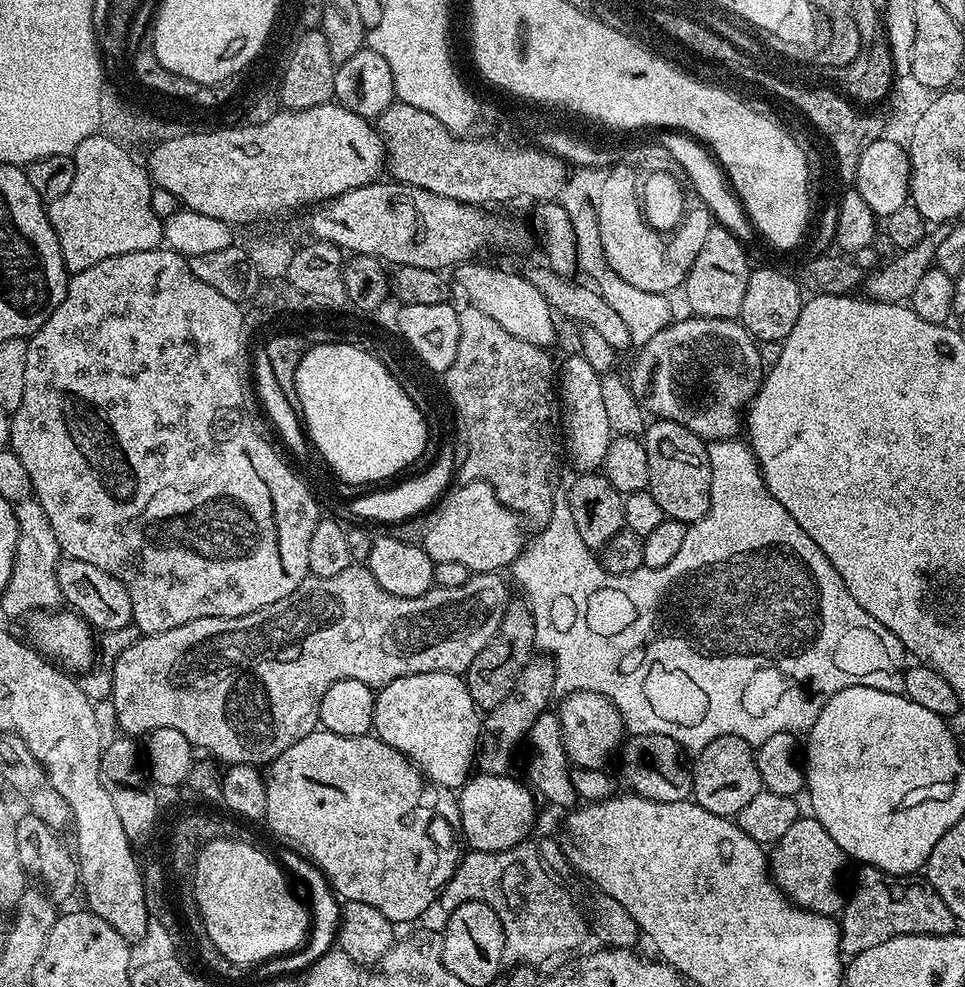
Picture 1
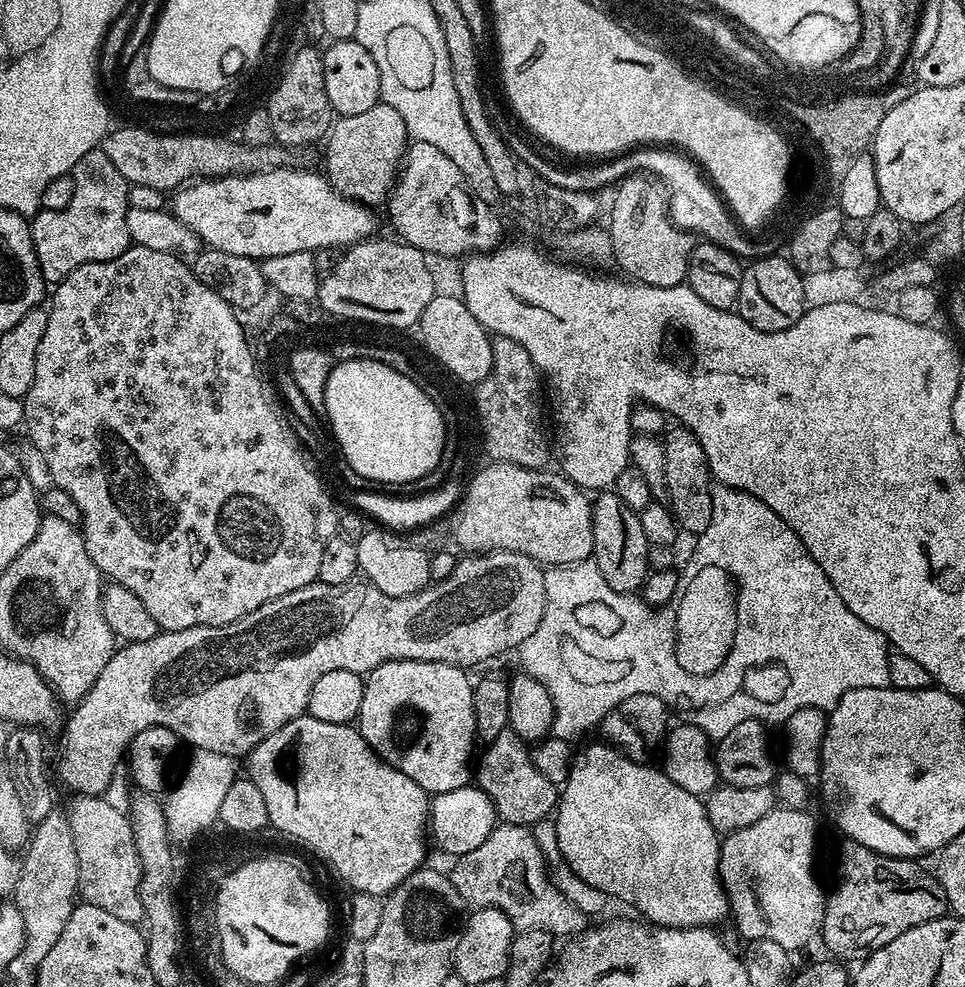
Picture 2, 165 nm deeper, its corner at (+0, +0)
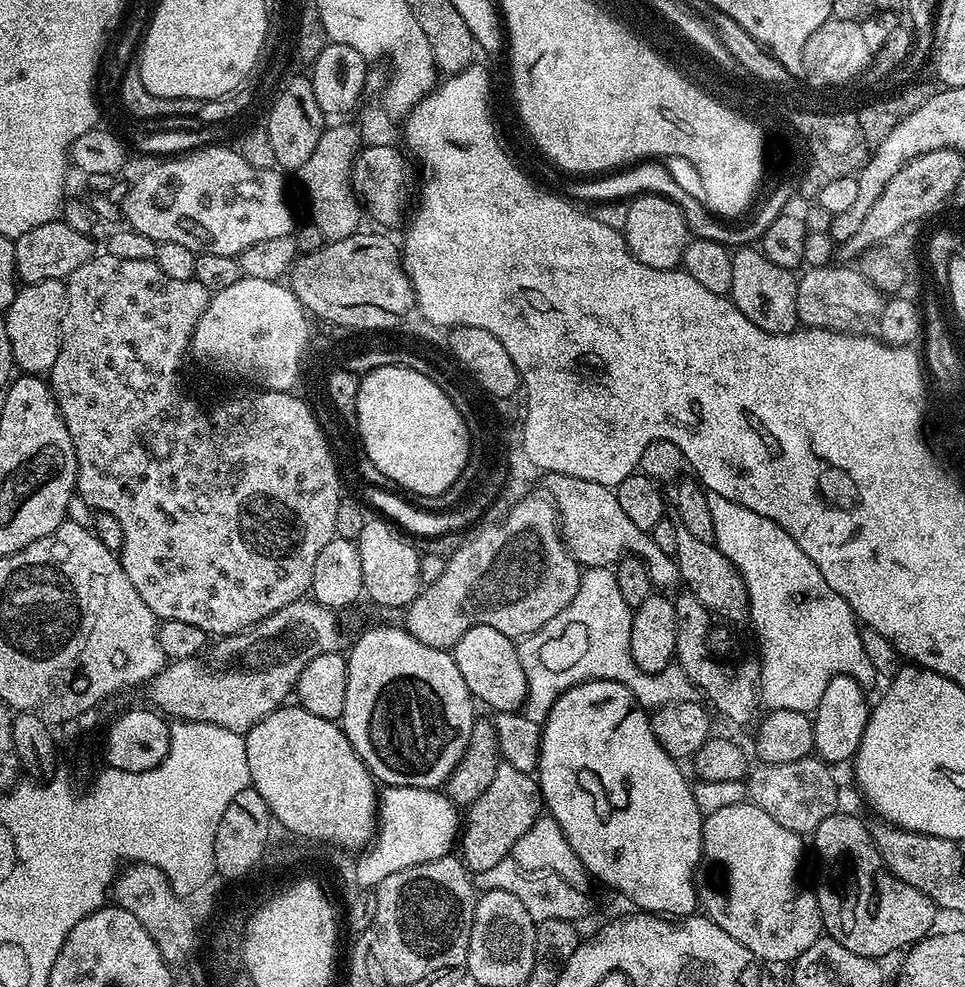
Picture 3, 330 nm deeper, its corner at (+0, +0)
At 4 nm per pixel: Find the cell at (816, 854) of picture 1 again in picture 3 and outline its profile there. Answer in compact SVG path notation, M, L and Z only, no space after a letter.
M751 802L726 806L722 810L714 810L714 814L704 816L704 828L700 833L702 834L702 850L700 851L699 867L702 871L698 876L698 904L708 919L713 920L718 926L722 926L722 930L726 930L726 934L730 934L730 938L734 938L734 942L742 942L742 946L746 946L746 950L750 950L750 954L754 954L757 960L761 962L769 960L772 964L788 966L806 950L810 950L810 946L814 946L814 942L819 940L822 935L822 925L815 895L811 891L803 892L796 885L796 875L800 872L800 855L804 852L804 844L800 841L803 840L801 833L786 830L786 826L774 822L774 818L770 818L770 814L766 814L766 810L762 810L758 805Z

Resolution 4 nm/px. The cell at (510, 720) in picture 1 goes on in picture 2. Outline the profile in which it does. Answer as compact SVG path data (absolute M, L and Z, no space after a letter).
M506 731L498 734L480 756L480 765L474 768L474 784L494 802L497 817L505 824L531 826L540 819L551 817L558 807L558 788L534 766L529 745L518 734Z

